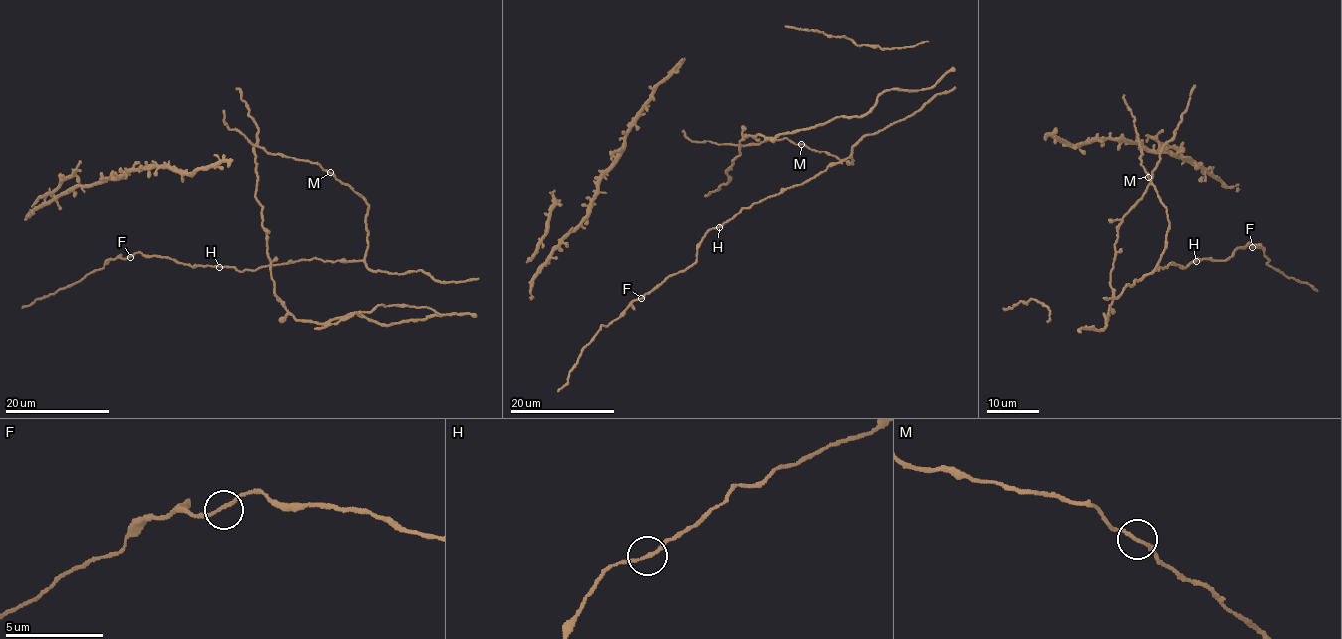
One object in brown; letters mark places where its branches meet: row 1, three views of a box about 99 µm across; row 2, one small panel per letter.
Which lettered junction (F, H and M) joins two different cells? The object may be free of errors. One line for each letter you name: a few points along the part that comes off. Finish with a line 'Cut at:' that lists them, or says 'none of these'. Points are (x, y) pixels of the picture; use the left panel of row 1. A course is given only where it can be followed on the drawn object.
Cut at: none of these

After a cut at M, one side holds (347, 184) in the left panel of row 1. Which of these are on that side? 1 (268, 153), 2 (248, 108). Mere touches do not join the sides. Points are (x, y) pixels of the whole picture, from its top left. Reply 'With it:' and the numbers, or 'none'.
With it: 2

